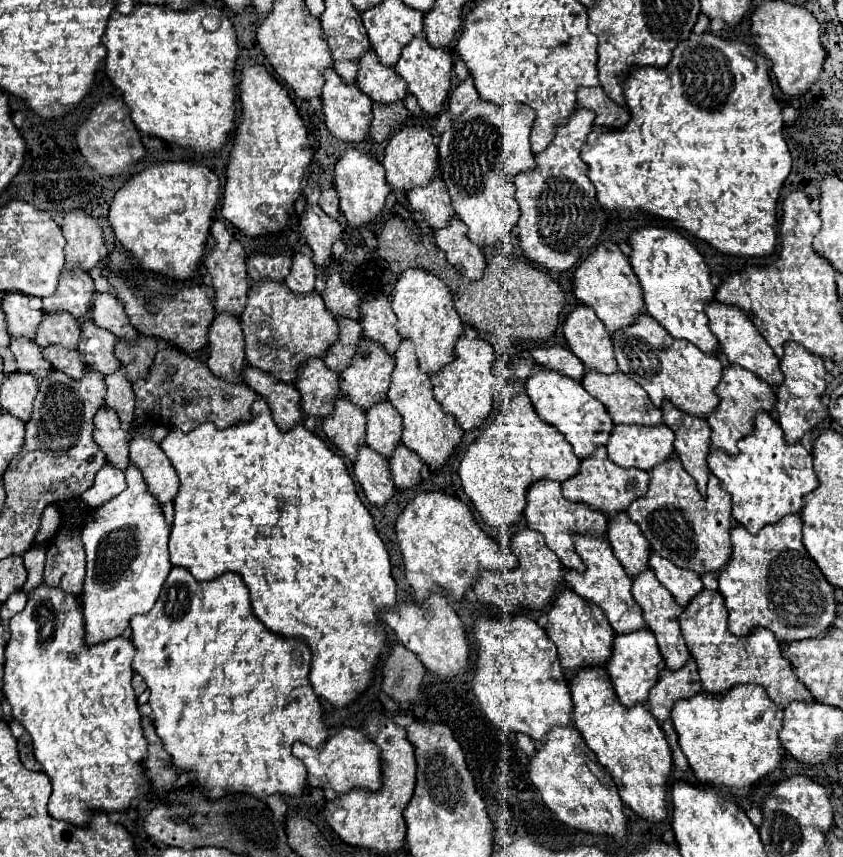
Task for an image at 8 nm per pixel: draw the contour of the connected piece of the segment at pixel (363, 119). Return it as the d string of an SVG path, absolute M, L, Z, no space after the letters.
M333 68L325 70L325 86L321 92L321 102L323 102L323 116L325 124L331 130L333 136L337 136L343 142L361 142L367 136L369 124L371 124L371 106L373 102L357 84L347 84Z

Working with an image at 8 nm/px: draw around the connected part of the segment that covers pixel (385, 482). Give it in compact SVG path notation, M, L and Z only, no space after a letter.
M361 444L361 448L357 450L355 478L361 484L367 500L375 506L383 506L395 494L395 484L391 480L385 456L375 452L367 444Z

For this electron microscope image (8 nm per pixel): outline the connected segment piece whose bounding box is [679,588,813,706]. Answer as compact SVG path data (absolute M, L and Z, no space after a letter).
M701 590L679 616L681 632L691 656L697 662L703 690L725 692L739 682L761 684L775 704L785 706L793 700L813 700L811 692L797 680L791 662L781 654L779 642L769 628L755 626L747 636L733 636L727 628L727 608L721 592Z

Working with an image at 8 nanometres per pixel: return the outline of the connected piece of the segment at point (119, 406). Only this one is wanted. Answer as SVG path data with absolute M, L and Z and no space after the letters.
M121 366L119 370L115 370L113 374L105 376L105 384L107 384L107 396L105 396L105 406L113 408L119 416L119 420L127 426L133 422L135 414L133 414L133 390L131 390L131 382L125 376L125 368Z

